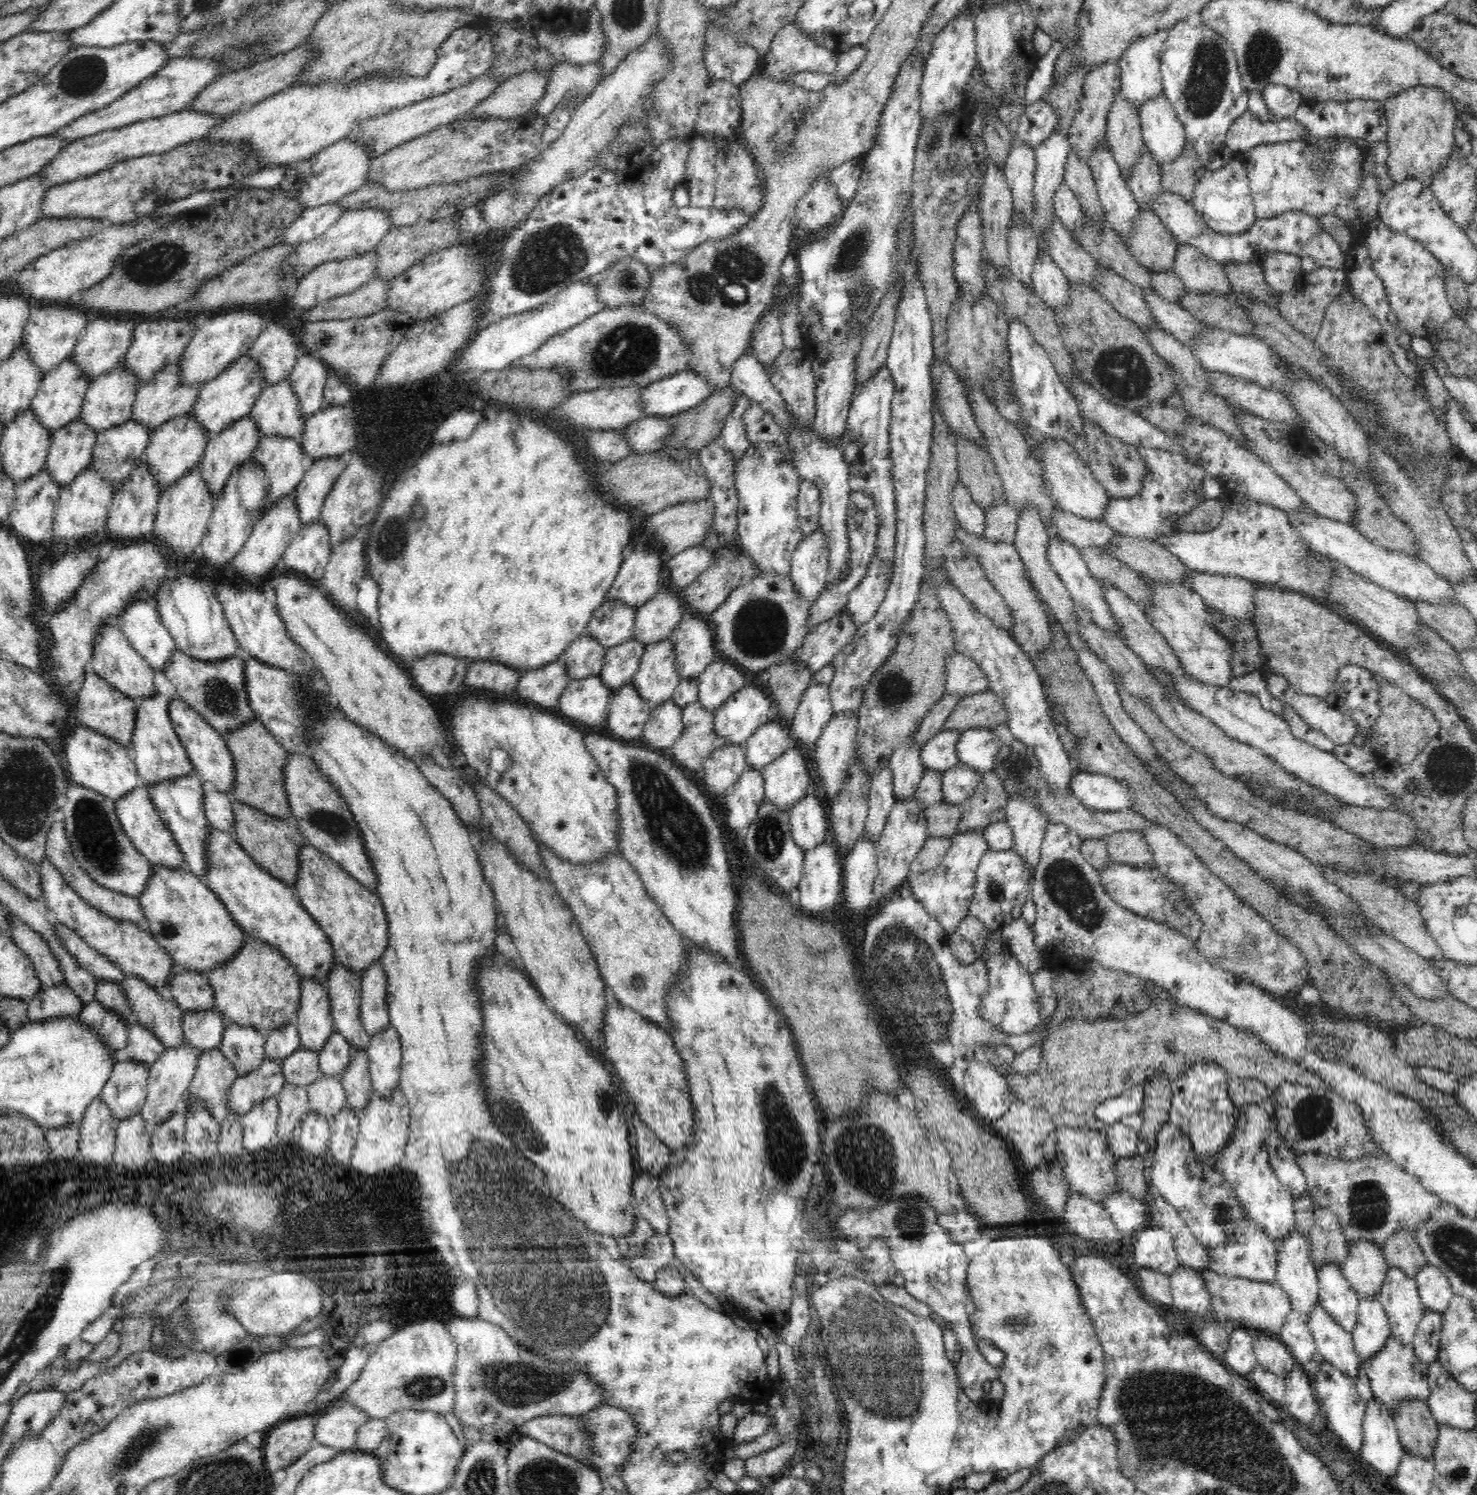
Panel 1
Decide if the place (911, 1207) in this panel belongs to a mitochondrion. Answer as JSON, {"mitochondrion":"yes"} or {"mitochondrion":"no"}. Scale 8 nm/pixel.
{"mitochondrion":"yes"}

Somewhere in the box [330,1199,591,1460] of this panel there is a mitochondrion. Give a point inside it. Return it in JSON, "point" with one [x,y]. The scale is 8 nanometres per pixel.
{"point":[516,1385]}

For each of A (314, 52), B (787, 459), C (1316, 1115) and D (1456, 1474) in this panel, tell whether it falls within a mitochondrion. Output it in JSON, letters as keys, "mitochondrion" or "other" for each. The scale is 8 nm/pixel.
{"A":"other","B":"other","C":"mitochondrion","D":"mitochondrion"}

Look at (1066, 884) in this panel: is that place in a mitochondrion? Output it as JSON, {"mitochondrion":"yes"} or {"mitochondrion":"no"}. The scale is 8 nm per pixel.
{"mitochondrion":"yes"}

